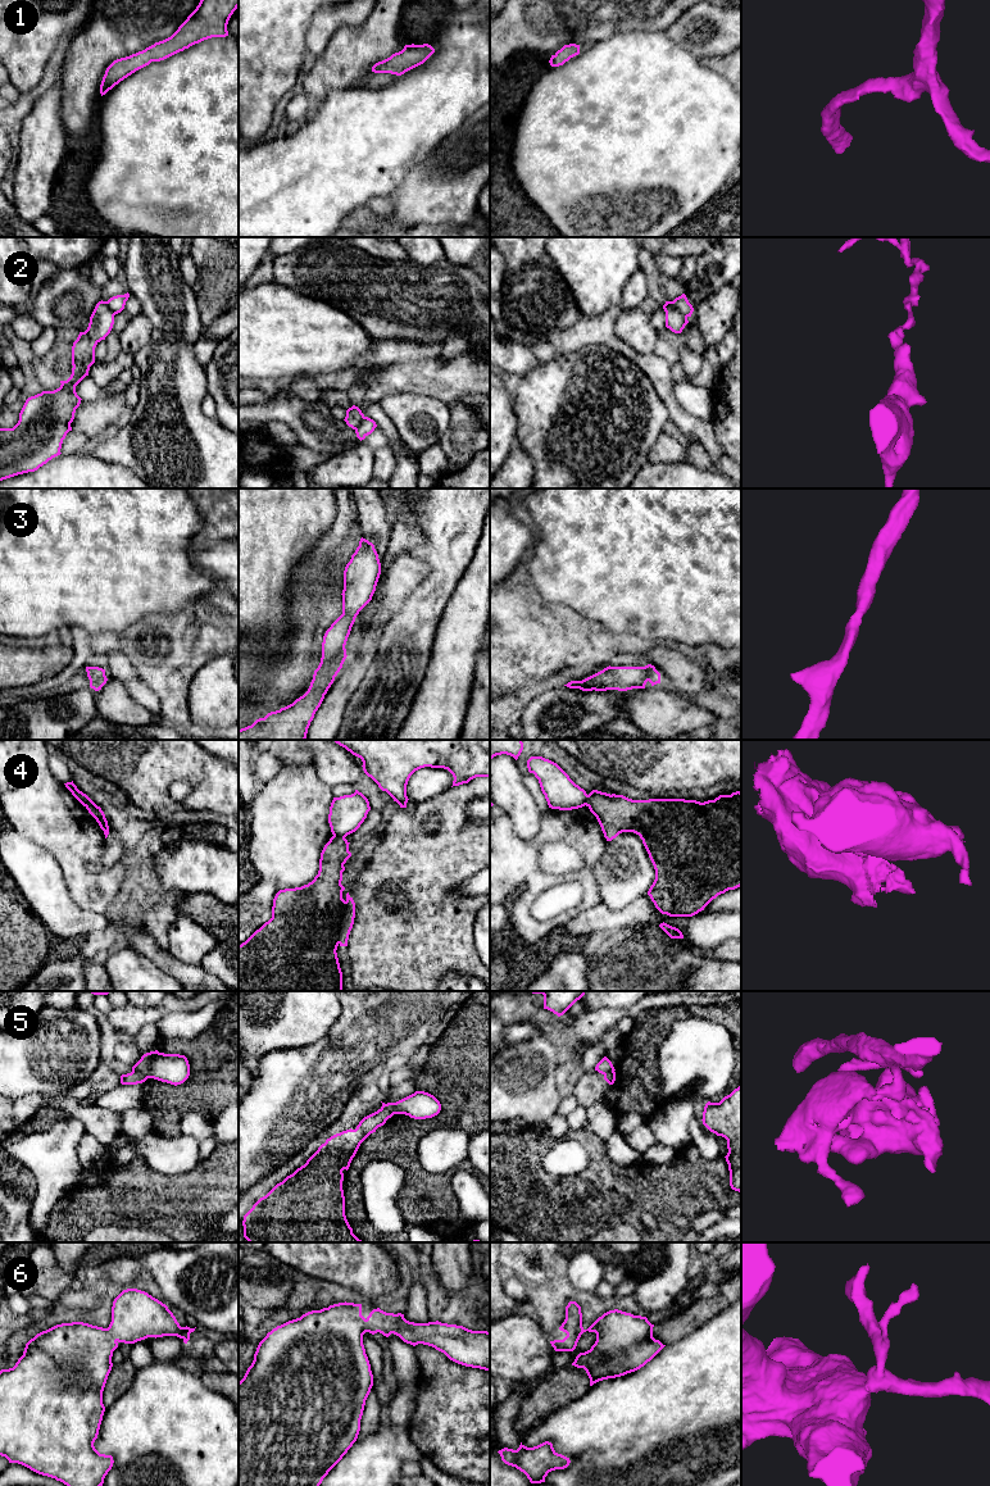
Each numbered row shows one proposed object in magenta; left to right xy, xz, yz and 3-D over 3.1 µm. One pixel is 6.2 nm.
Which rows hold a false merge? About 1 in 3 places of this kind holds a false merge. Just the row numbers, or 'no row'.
2, 4, 5

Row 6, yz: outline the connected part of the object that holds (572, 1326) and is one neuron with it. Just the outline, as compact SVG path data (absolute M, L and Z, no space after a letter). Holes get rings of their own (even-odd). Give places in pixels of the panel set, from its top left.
M569 1301L566 1319L559 1327L567 1336L550 1344L555 1351L573 1351L583 1332L595 1332L595 1344L590 1350L580 1353L572 1363L586 1371L592 1386L599 1381L635 1372L650 1362L666 1346L653 1337L653 1327L646 1317L614 1309L585 1330L581 1307Z

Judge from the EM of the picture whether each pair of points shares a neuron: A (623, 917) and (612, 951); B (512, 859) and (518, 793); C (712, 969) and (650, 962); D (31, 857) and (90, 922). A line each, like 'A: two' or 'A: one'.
A: two
B: two
C: one
D: one

